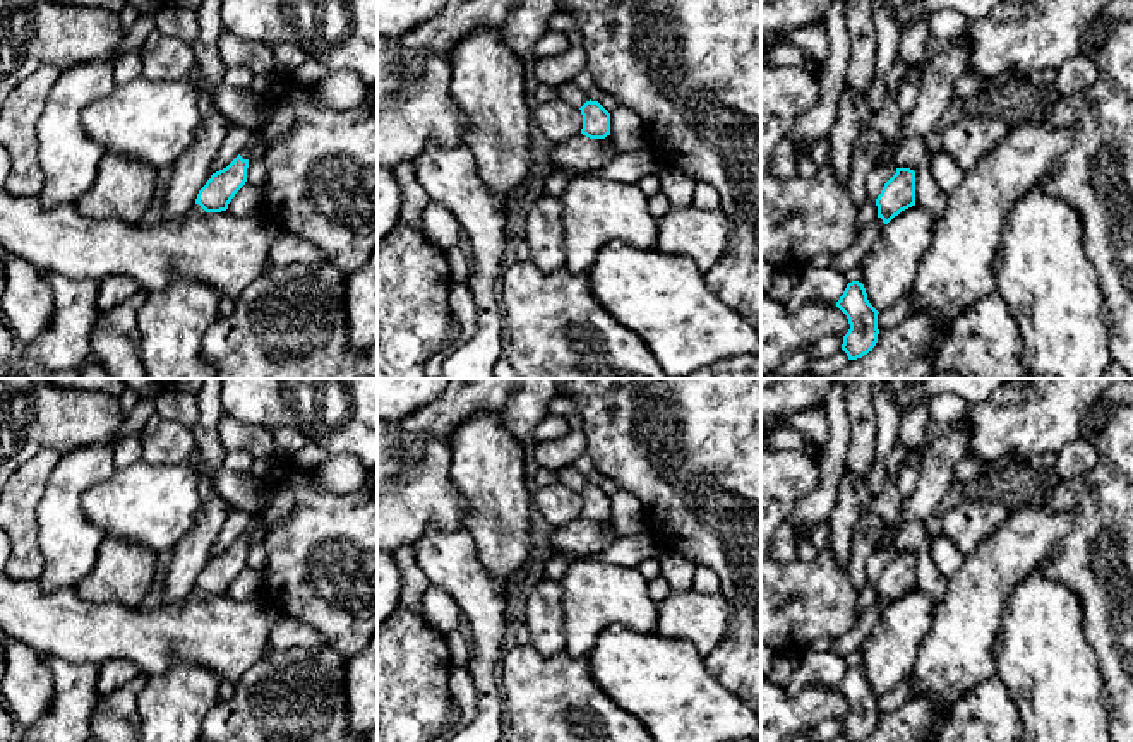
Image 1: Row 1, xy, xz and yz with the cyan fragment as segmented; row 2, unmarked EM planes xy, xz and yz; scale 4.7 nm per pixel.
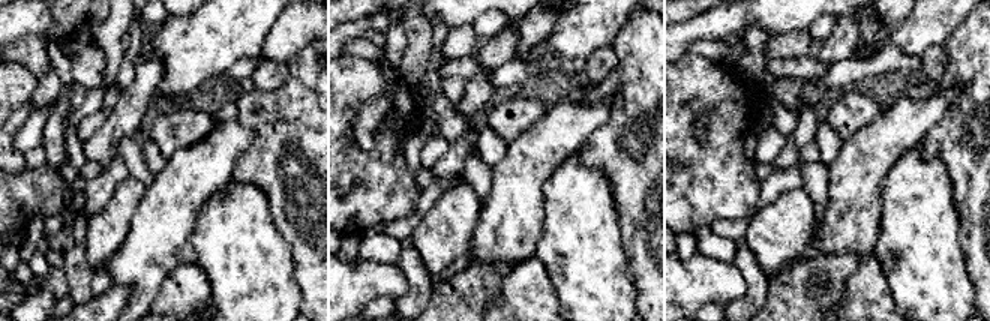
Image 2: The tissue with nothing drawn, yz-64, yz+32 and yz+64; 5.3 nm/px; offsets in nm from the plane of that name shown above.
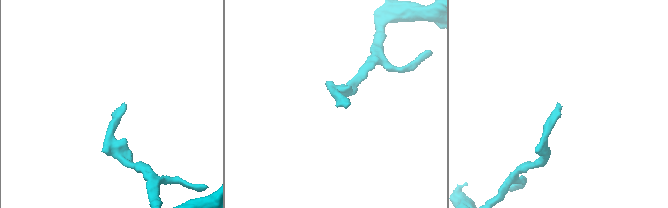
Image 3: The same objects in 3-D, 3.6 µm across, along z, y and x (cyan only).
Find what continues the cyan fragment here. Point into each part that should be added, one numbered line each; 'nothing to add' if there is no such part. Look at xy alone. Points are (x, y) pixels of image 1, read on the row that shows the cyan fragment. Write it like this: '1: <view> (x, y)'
1: xy (252, 141)

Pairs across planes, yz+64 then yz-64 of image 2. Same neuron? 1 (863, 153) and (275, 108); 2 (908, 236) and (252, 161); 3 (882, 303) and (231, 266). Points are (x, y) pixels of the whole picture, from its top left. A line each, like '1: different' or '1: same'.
1: different
2: different
3: different

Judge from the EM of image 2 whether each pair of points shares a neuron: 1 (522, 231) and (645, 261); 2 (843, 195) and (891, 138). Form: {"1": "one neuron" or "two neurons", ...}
{"1": "two neurons", "2": "one neuron"}

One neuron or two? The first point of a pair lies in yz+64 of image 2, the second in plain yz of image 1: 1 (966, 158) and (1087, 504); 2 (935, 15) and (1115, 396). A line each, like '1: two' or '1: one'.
1: one
2: two

